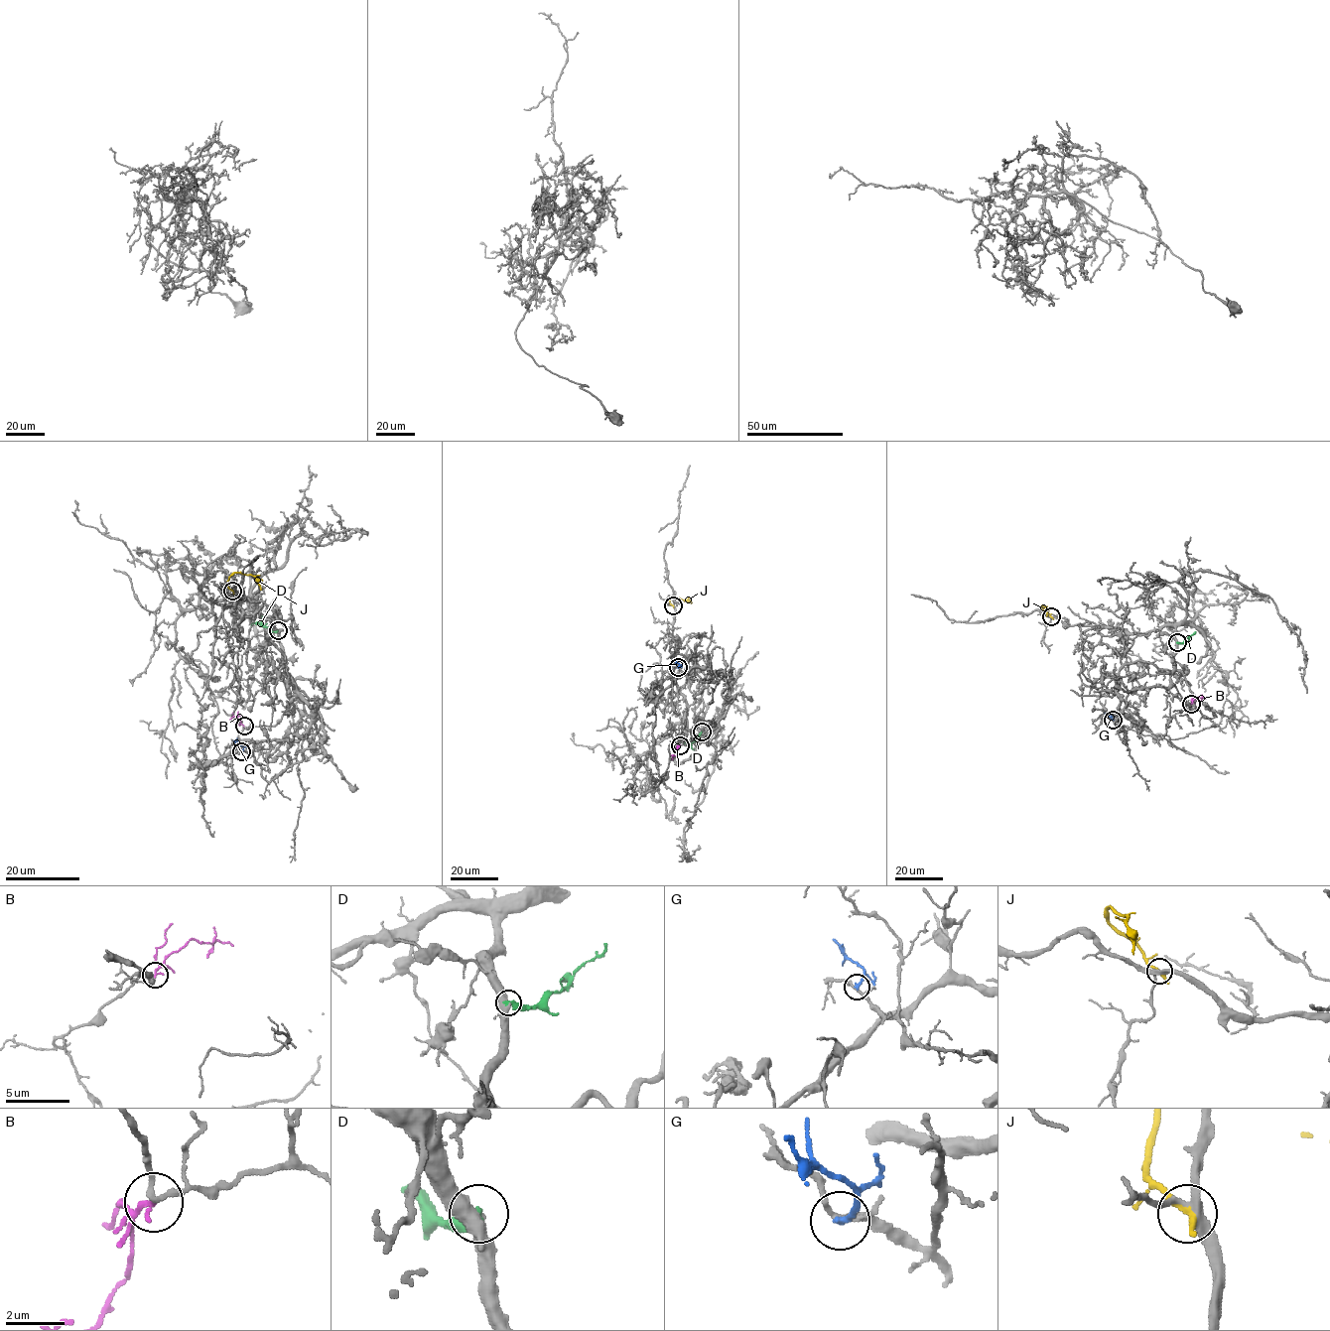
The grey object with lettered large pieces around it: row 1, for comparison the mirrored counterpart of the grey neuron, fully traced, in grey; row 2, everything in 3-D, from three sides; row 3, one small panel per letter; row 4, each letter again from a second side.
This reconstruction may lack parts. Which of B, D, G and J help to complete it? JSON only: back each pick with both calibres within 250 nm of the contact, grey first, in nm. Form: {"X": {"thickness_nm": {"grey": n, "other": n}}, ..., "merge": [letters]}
{"merge": []}

